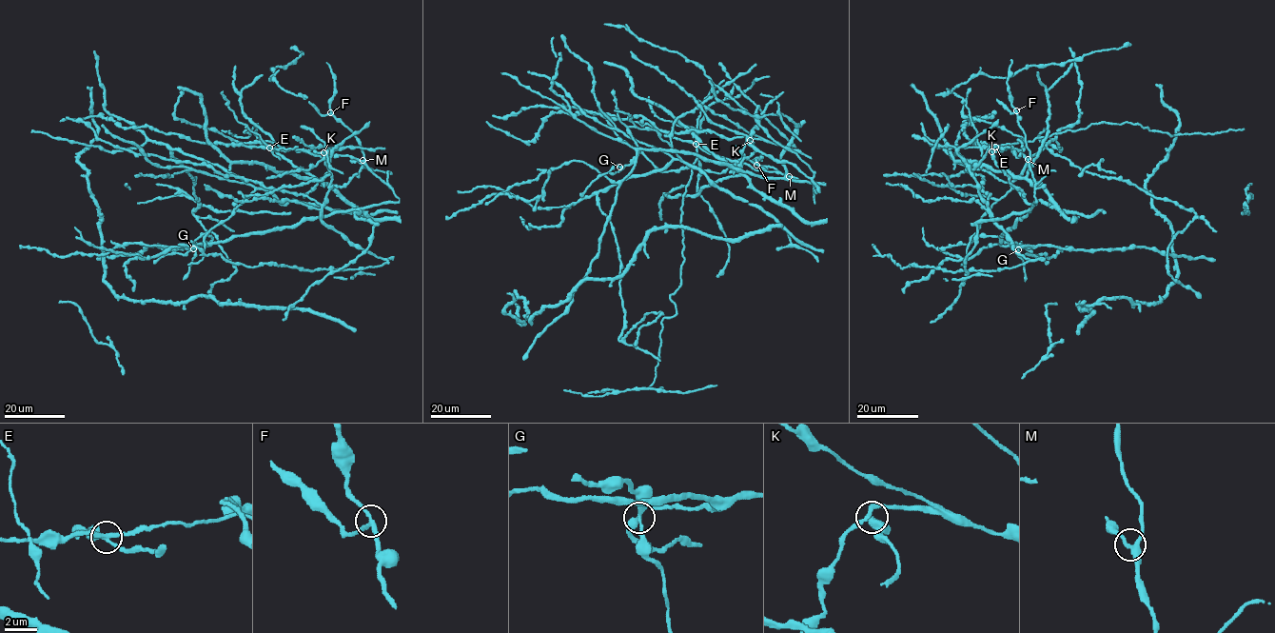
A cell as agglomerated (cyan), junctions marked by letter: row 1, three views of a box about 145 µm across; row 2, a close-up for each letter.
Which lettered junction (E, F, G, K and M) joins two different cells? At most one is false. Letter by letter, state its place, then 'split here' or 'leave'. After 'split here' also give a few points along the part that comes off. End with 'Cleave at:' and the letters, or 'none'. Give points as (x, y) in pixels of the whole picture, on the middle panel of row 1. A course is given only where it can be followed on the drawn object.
E: (696, 144) | split here | (696, 144), (696, 159), (681, 207), (680, 286), (670, 296), (676, 312), (661, 322), (656, 377), (647, 387)
F: (756, 165) | leave
G: (619, 167) | leave
K: (750, 140) | leave
M: (789, 176) | leave
Cleave at: E

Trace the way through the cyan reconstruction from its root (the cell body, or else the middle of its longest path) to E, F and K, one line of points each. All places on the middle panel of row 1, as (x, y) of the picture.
E: (726, 164), (765, 177), (826, 184), (810, 184), (774, 171), (755, 169), (745, 163), (709, 154), (696, 144)
F: (726, 164), (765, 177), (826, 184), (790, 178), (773, 168), (756, 165)
K: (726, 164), (765, 177), (826, 184), (755, 169), (696, 145), (691, 168), (723, 172), (740, 159), (750, 140)

